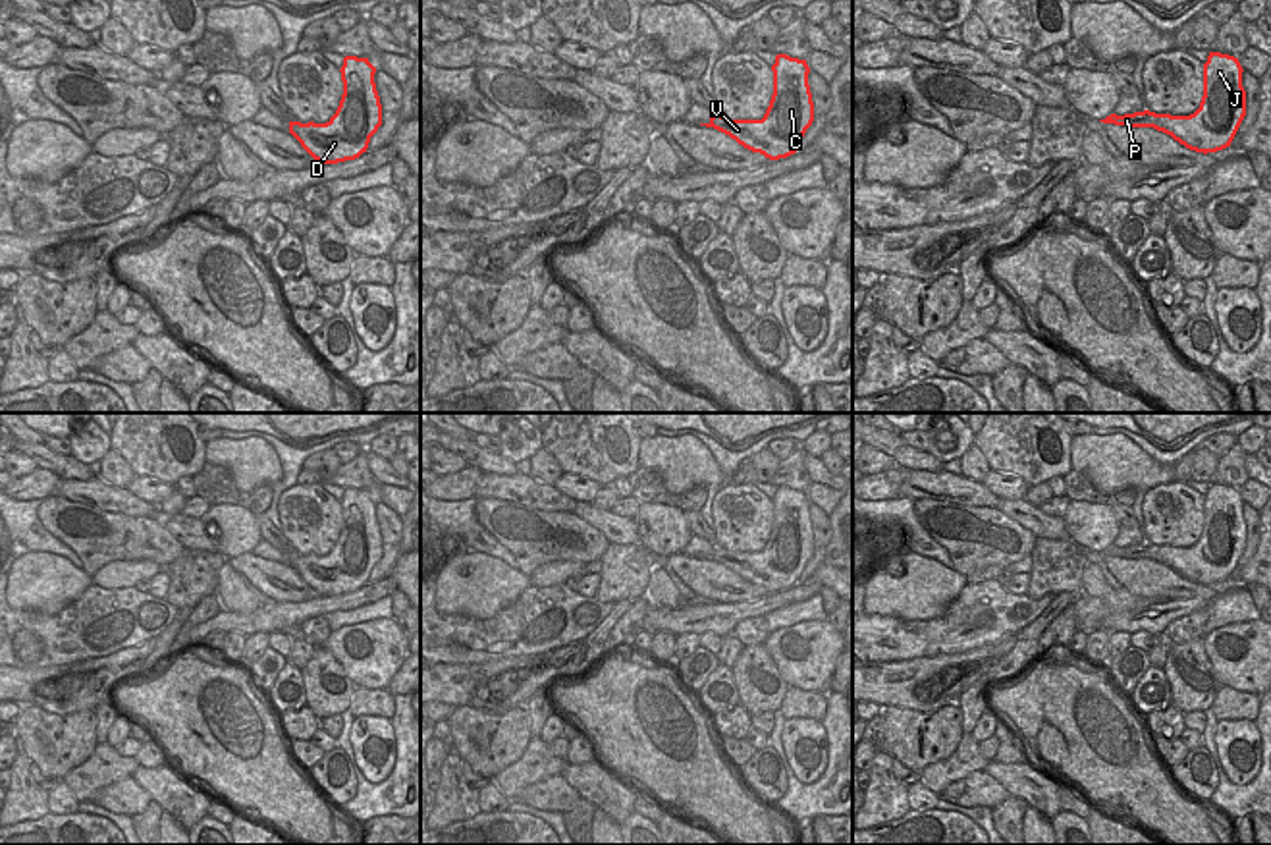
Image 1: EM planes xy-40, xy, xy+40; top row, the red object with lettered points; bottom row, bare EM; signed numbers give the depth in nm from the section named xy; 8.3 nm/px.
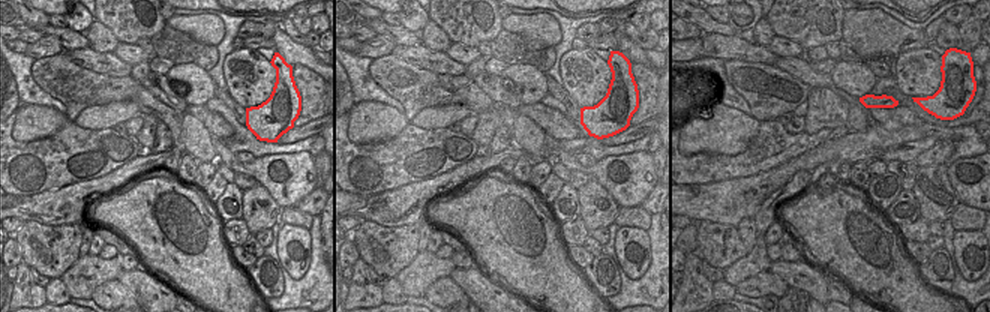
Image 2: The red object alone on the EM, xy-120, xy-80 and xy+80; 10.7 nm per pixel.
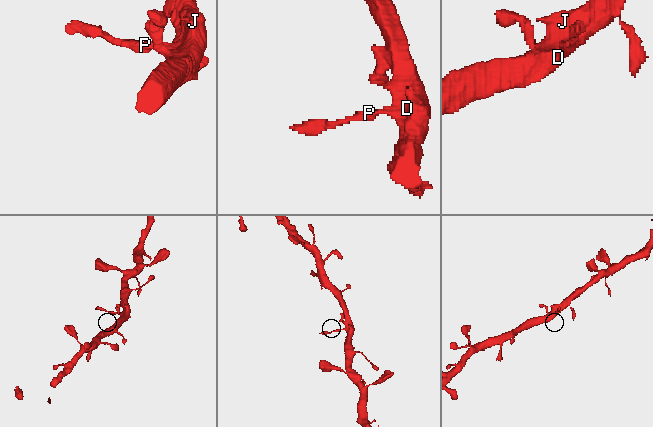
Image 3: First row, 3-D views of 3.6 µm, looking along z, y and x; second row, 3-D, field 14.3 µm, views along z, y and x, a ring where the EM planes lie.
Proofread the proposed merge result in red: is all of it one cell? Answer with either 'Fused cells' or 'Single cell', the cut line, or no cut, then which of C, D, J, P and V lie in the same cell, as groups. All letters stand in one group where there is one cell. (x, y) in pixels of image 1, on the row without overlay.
Single cell. No split. Groups: C D J P V

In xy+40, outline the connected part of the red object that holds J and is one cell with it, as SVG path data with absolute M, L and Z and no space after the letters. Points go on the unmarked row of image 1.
M1209 484L1203 496L1203 529L1200 540L1190 548L1155 546L1149 542L1117 548L1103 556L1126 559L1153 559L1196 585L1217 585L1230 579L1244 548L1246 523L1242 519L1242 498L1238 490Z

